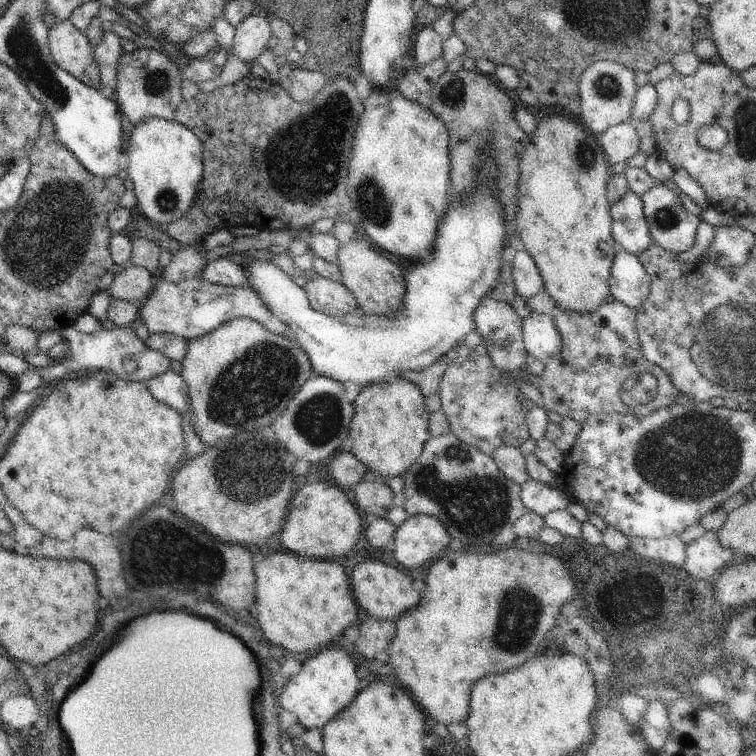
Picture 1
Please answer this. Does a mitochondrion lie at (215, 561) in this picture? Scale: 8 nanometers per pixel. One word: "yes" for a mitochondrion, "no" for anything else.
yes

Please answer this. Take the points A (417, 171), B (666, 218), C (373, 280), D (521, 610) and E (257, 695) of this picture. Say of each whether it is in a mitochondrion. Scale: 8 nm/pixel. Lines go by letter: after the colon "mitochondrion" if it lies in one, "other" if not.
A: other
B: mitochondrion
C: other
D: mitochondrion
E: other

